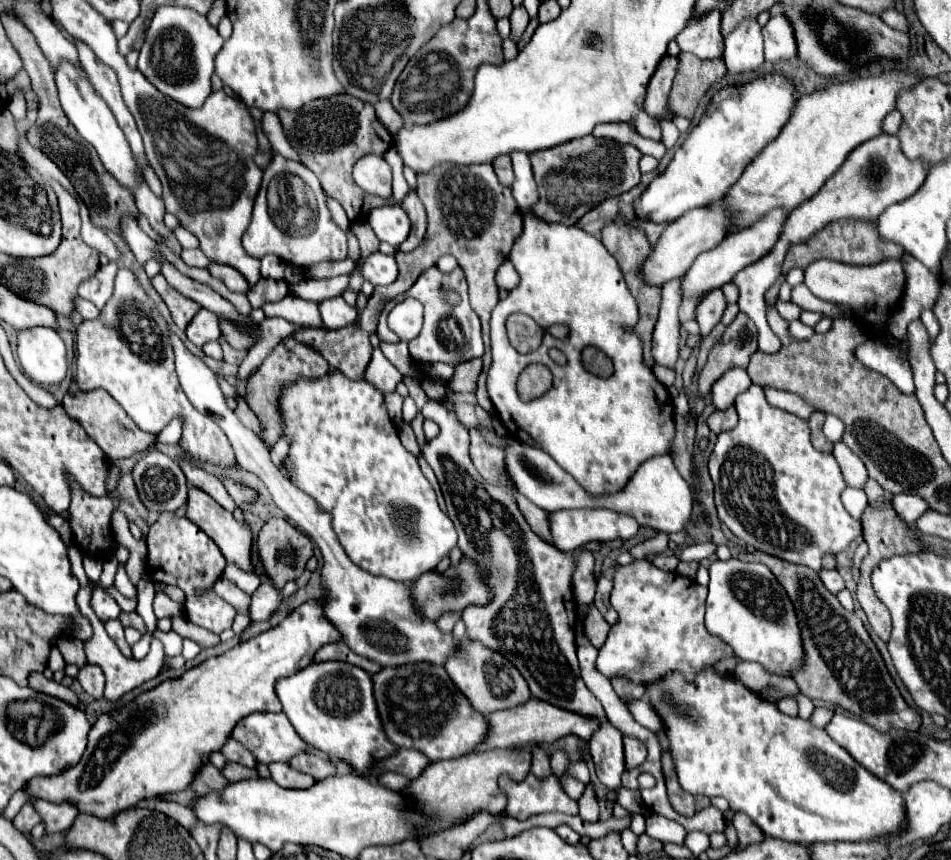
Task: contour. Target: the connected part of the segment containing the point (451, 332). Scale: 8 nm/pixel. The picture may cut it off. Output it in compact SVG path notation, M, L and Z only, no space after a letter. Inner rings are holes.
M431 266L427 268L419 278L417 282L405 292L401 294L399 298L395 298L393 302L389 302L385 306L385 310L381 312L381 318L379 318L379 328L377 328L377 336L381 342L387 342L387 344L397 344L399 338L395 332L389 330L387 326L387 314L389 310L407 300L407 298L417 298L423 308L425 308L425 324L423 324L423 330L419 332L417 338L413 338L409 342L409 354L413 358L415 364L431 364L431 362L445 362L445 364L461 364L461 362L467 362L471 358L479 358L483 356L483 340L481 340L481 324L479 324L479 316L473 312L473 308L469 306L469 298L467 298L467 282L465 282L465 276L463 276L463 270L461 268L455 268L453 272L441 272L437 266ZM443 288L453 288L461 294L461 304L457 308L449 308L445 302L443 302L443 294L441 290Z

